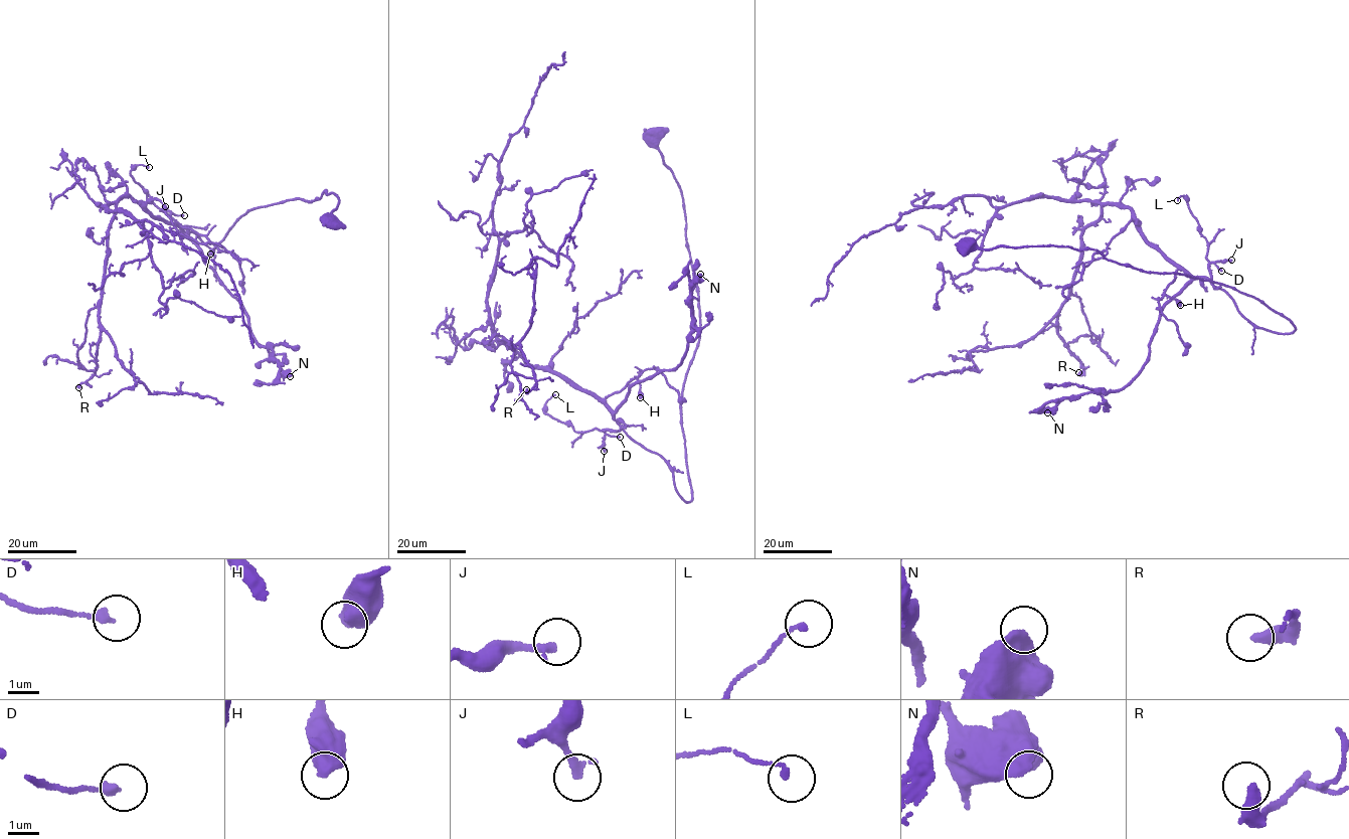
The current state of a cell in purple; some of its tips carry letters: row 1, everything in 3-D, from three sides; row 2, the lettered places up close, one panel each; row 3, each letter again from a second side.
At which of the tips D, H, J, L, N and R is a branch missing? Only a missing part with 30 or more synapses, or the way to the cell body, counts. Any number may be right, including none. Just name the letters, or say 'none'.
J

